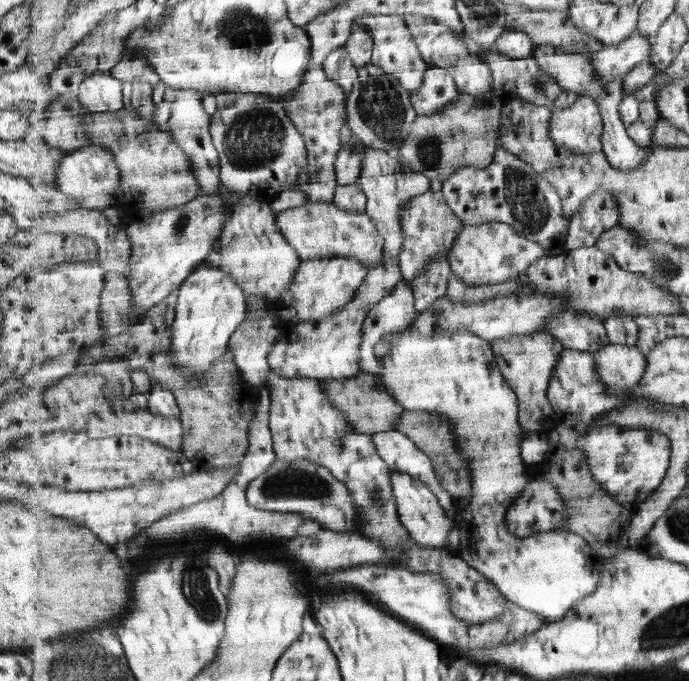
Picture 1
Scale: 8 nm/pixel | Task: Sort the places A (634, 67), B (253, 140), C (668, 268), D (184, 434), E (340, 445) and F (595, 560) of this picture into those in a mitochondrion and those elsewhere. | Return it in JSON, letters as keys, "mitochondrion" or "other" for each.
{"A":"other","B":"mitochondrion","C":"mitochondrion","D":"other","E":"mitochondrion","F":"other"}

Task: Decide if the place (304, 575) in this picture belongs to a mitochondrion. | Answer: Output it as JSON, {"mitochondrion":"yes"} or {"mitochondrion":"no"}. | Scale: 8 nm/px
{"mitochondrion":"no"}

